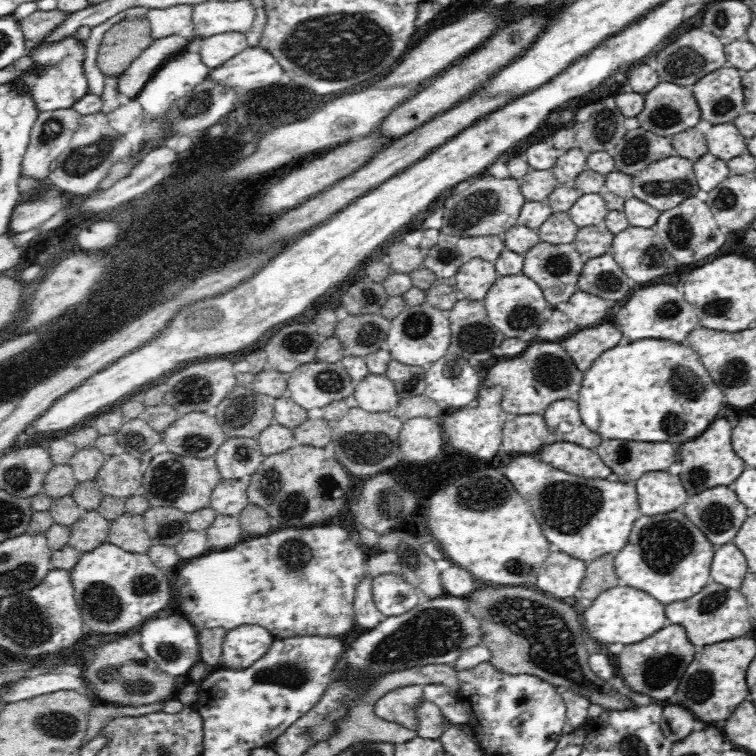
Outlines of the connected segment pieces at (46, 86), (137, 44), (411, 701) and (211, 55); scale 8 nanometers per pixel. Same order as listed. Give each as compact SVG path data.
M70 37L54 44L44 46L37 44L30 51L38 66L34 66L29 74L18 77L18 81L32 91L38 112L73 106L88 92L88 80L83 70L84 50L86 50L85 42L77 42Z
M146 15L120 20L103 36L96 64L104 76L119 76L153 41Z
M410 685L387 692L374 704L378 717L400 728L418 731L421 728L419 709L426 703L424 686Z
M224 32L202 38L199 58L209 68L222 66L230 57L248 47L246 33Z

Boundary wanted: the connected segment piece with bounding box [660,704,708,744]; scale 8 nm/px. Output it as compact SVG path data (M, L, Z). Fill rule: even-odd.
M663 705L660 729L666 739L673 744L684 740L694 732L701 732L708 728L708 724L698 722L694 714L681 708L680 705Z

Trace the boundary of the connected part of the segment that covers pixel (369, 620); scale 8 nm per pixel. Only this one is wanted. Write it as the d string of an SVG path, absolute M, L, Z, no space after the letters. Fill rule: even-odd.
M366 574L361 584L356 588L354 596L354 618L357 628L369 631L376 628L384 619L385 615L377 609L373 601L372 576Z

